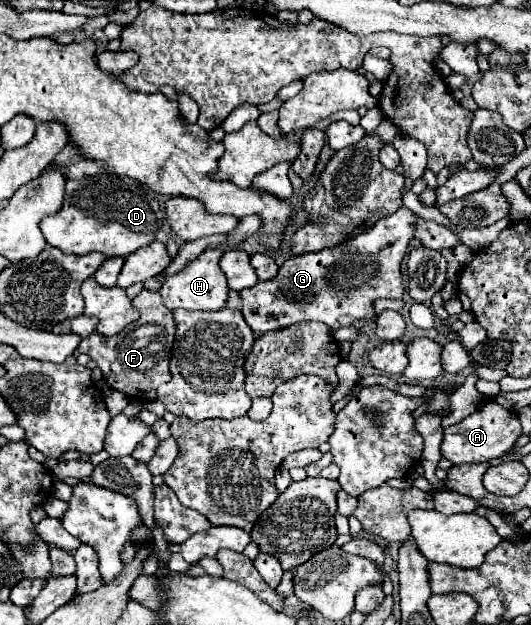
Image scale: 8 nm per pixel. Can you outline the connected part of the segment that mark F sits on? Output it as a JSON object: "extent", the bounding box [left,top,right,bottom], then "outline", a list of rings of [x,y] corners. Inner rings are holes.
{"extent":[79,291,175,399],"outline":[[[141,291],[139,297],[133,299],[135,309],[139,311],[139,321],[127,325],[121,333],[113,337],[105,337],[101,333],[93,333],[81,341],[79,353],[89,355],[97,361],[103,371],[105,381],[115,389],[133,399],[145,399],[153,395],[161,383],[169,381],[169,357],[175,341],[175,321],[171,311],[161,301],[159,293]]]}

